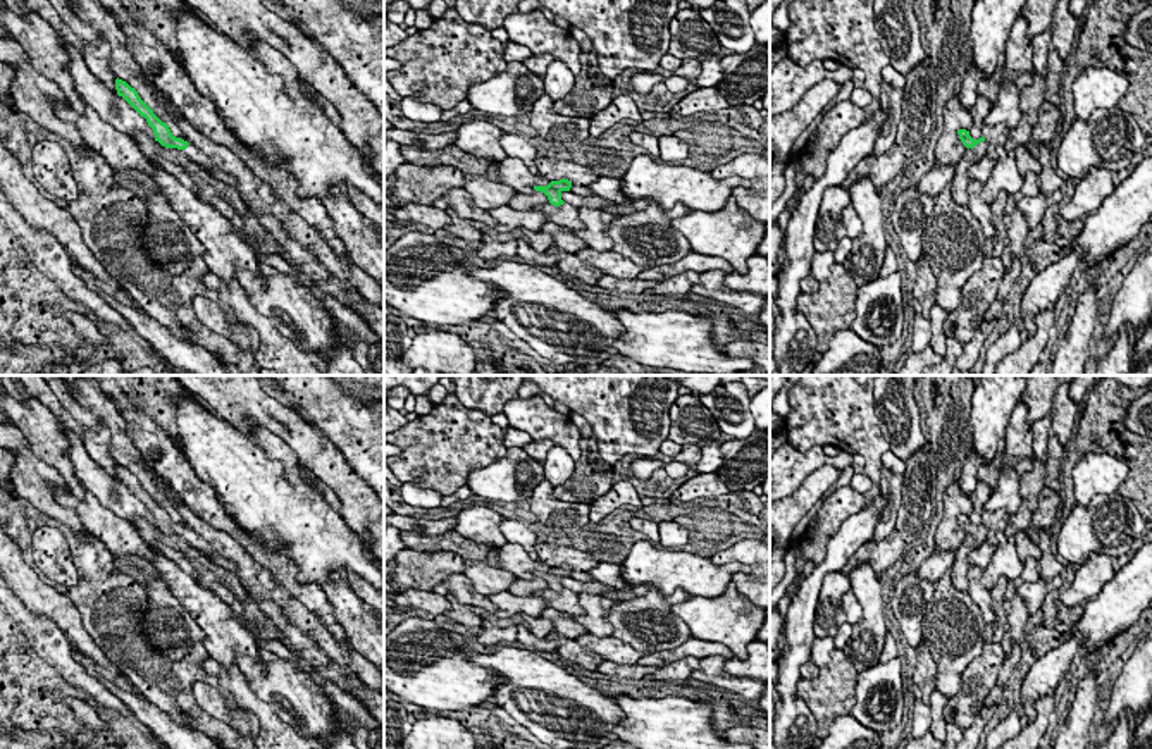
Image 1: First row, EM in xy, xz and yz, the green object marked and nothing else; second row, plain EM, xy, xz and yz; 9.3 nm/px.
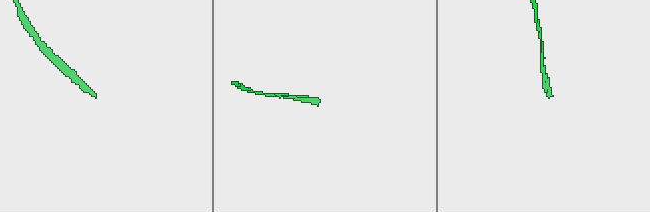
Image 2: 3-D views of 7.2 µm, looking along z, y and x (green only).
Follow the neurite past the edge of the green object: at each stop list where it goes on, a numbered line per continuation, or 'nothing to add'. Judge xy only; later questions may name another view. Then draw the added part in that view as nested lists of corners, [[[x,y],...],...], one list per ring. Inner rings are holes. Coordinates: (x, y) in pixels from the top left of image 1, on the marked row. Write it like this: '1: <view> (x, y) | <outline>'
1: xy (192, 152) | [[[193,143],[188,145],[186,150],[181,150],[193,164],[201,165],[214,179],[231,186],[236,189],[236,177],[220,172],[217,167],[212,165],[210,158],[196,148]],[[236,189],[238,191],[238,189]]]

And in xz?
nothing to add

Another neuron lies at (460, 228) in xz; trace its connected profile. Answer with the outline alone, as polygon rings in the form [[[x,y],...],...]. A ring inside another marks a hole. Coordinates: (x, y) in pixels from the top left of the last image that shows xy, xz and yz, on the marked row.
[[[448,208],[446,210],[453,222],[444,227],[444,231],[455,238],[463,239],[465,243],[474,243],[482,239],[482,232],[472,226],[470,219],[461,219],[456,215],[455,210]]]

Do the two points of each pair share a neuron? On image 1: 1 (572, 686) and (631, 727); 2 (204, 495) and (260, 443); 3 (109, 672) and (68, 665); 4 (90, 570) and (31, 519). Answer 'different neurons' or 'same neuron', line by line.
1: different neurons
2: different neurons
3: different neurons
4: same neuron

